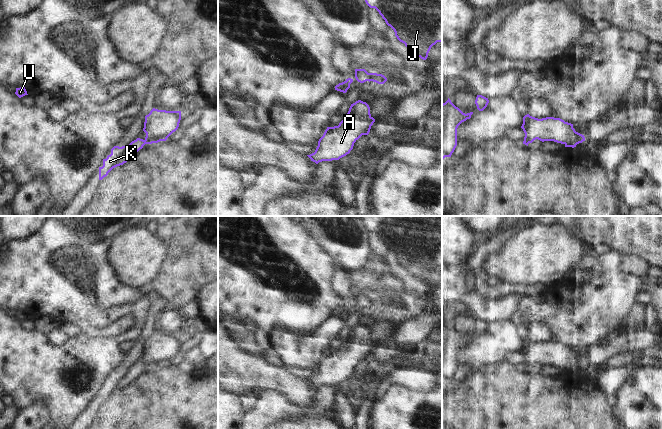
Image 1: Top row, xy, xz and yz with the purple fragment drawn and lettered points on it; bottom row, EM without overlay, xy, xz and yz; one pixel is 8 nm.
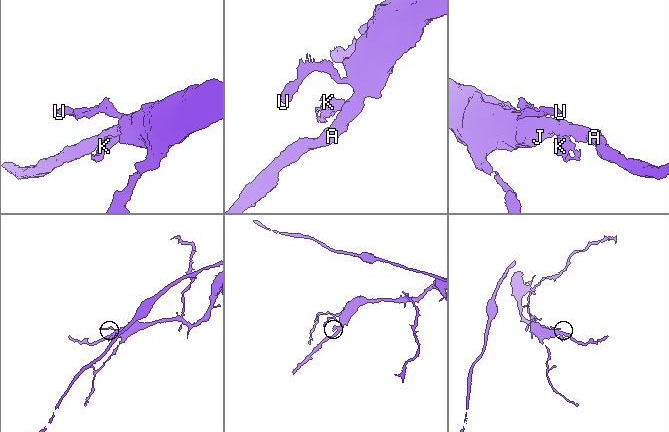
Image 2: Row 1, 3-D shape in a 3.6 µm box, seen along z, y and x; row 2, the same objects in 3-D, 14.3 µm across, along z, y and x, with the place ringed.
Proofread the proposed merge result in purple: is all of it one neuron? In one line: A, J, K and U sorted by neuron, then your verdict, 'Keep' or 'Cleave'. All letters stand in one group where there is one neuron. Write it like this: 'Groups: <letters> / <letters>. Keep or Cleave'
Groups: A J U / K. Cleave

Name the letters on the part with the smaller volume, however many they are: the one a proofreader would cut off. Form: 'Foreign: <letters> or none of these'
Foreign: K

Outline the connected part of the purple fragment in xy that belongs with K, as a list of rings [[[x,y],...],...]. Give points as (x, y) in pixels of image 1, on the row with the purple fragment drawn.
[[[137,138],[129,145],[122,147],[114,146],[111,149],[111,154],[103,159],[103,166],[99,167],[99,180],[102,180],[115,167],[123,165],[131,157],[133,157],[145,145],[145,140]]]

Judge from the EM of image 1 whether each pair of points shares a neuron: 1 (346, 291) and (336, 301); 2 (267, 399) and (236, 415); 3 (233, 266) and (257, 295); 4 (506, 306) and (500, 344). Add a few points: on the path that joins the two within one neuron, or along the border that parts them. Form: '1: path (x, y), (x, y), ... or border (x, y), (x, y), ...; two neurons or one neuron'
1: border (333, 274), (331, 289), (345, 303); two neurons
2: border (244, 415), (242, 418); two neurons
3: path (240, 273), (255, 288); one neuron
4: border (510, 319), (492, 322), (489, 325); two neurons

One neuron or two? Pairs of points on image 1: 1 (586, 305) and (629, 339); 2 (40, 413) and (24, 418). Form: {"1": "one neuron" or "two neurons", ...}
{"1": "two neurons", "2": "one neuron"}

